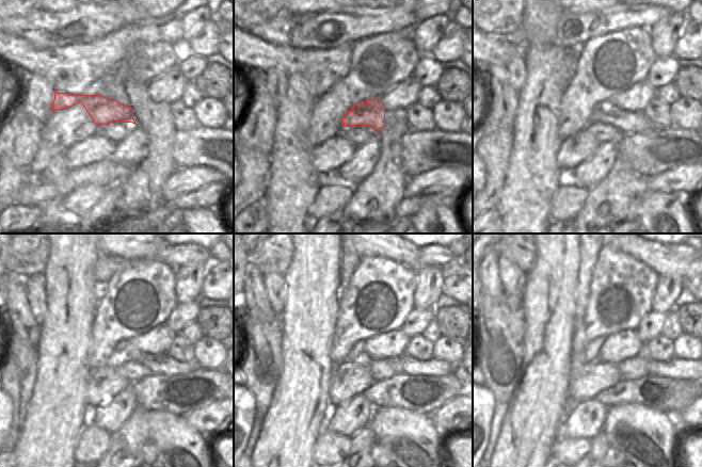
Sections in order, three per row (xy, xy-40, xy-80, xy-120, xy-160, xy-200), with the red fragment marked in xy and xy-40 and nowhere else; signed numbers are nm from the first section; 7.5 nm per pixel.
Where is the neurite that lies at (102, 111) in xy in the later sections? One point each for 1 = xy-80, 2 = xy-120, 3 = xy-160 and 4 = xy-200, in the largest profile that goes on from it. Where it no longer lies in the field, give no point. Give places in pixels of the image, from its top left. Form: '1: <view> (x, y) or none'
1: xy-80 (627, 122)
2: xy-120 (162, 364)
3: xy-160 (433, 367)
4: xy-200 (675, 368)

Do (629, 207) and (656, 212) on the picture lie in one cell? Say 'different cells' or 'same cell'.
different cells

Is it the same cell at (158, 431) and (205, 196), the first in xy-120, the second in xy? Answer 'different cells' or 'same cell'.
different cells

